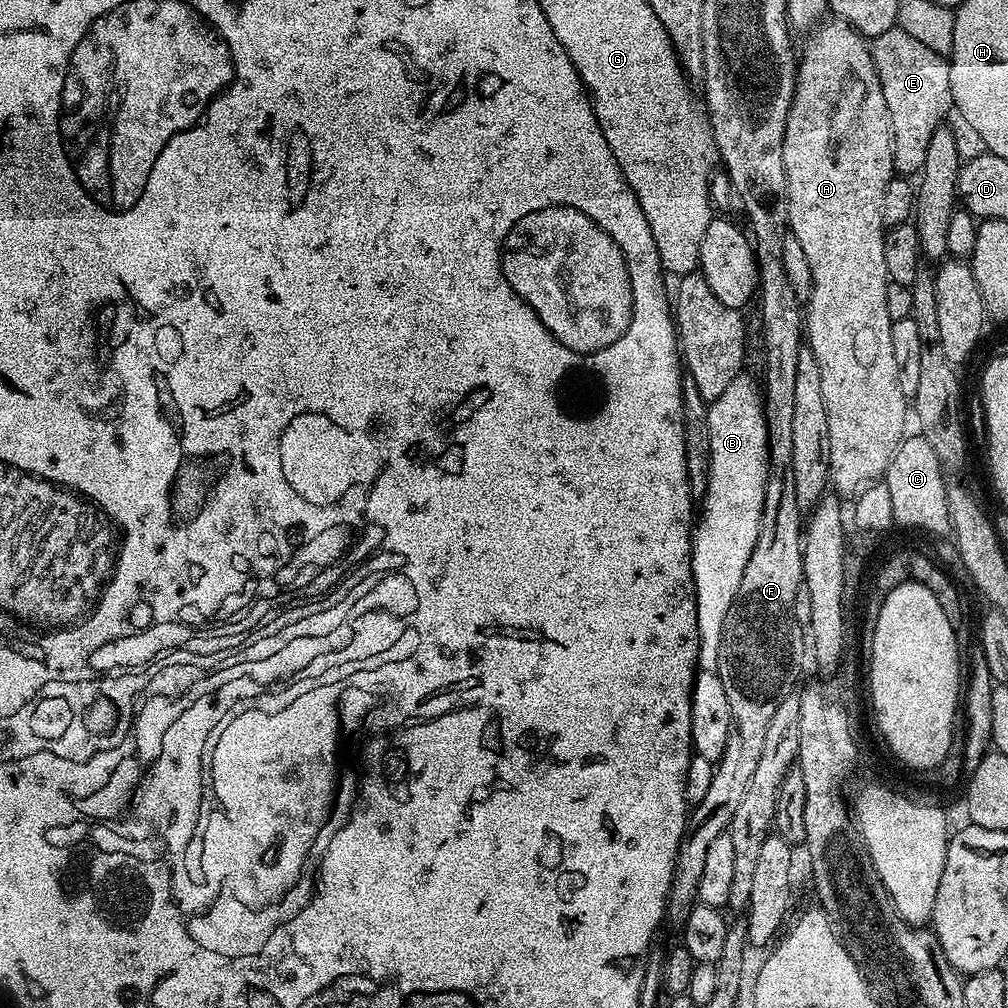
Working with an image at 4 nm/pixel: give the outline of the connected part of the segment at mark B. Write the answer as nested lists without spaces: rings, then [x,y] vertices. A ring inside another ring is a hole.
[[[741,374],[734,378],[734,382],[730,382],[730,386],[726,386],[726,390],[722,390],[722,394],[718,394],[716,400],[711,401],[708,405],[708,421],[710,422],[710,462],[711,466],[708,467],[708,485],[704,491],[702,497],[702,503],[704,503],[704,513],[699,513],[698,519],[694,524],[694,531],[692,534],[692,581],[696,587],[696,609],[698,610],[698,658],[696,663],[698,665],[699,671],[702,672],[715,672],[716,667],[718,666],[718,646],[722,646],[722,626],[726,622],[726,614],[730,610],[730,606],[734,602],[734,598],[738,594],[738,586],[742,586],[742,574],[746,571],[746,562],[750,562],[750,554],[754,550],[754,542],[758,542],[758,530],[760,529],[760,519],[762,518],[762,506],[764,505],[764,491],[766,490],[766,478],[768,477],[768,422],[764,417],[764,401],[762,399],[762,388],[759,383],[756,384],[754,381],[748,377],[748,374]]]

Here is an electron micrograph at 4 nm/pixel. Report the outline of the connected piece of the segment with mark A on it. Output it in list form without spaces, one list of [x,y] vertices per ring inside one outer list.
[[[833,21],[824,26],[819,25],[805,39],[804,46],[814,44],[812,56],[818,60],[805,60],[805,58],[799,57],[796,66],[796,89],[790,102],[782,142],[782,162],[786,170],[786,186],[788,187],[788,228],[791,235],[798,238],[802,251],[806,253],[806,262],[810,262],[810,274],[812,275],[812,289],[806,301],[806,344],[812,349],[814,358],[818,358],[818,371],[822,373],[822,398],[826,402],[826,422],[830,422],[830,470],[828,471],[830,484],[837,493],[852,492],[851,494],[856,494],[865,486],[879,481],[883,477],[884,471],[888,469],[890,458],[894,458],[894,450],[898,450],[900,441],[906,435],[904,423],[910,420],[910,400],[909,397],[902,394],[902,386],[898,386],[898,374],[892,372],[893,320],[886,310],[886,290],[890,281],[884,253],[886,225],[882,218],[882,194],[886,194],[886,186],[894,179],[890,113],[887,110],[879,75],[875,70],[875,62],[871,58],[867,41],[856,29],[850,27],[847,21]]]

